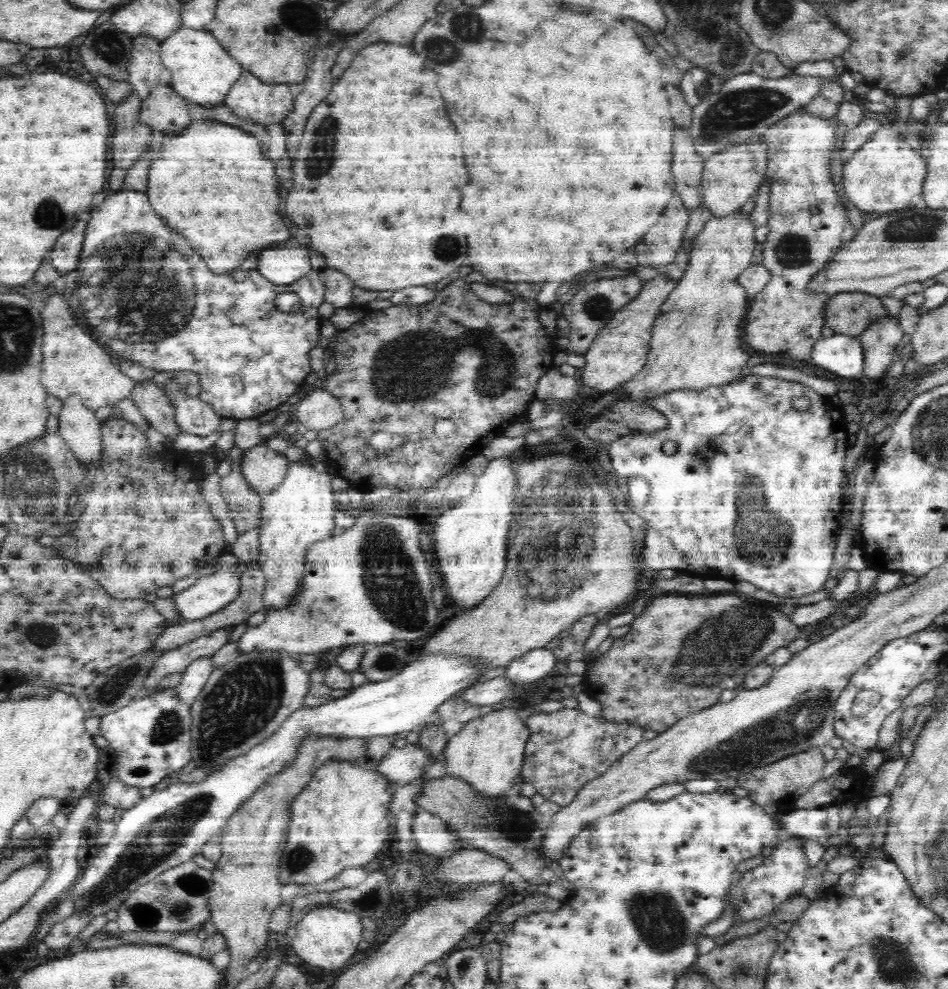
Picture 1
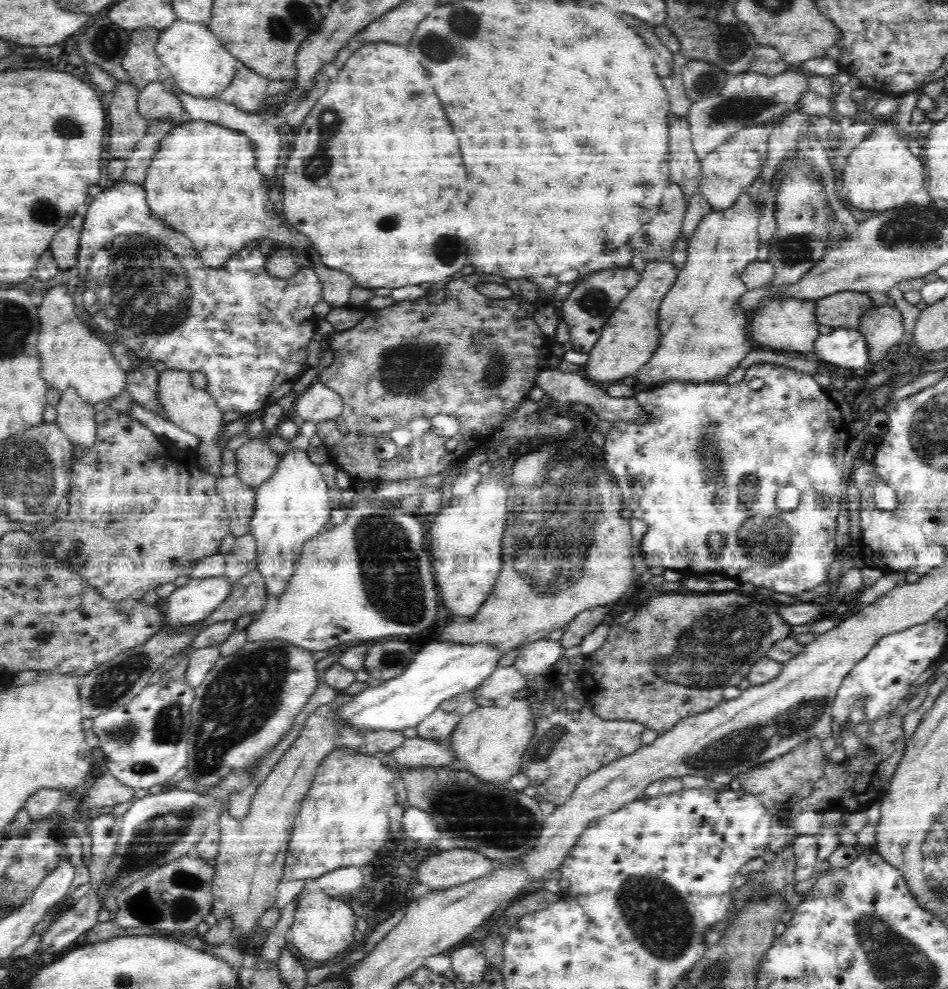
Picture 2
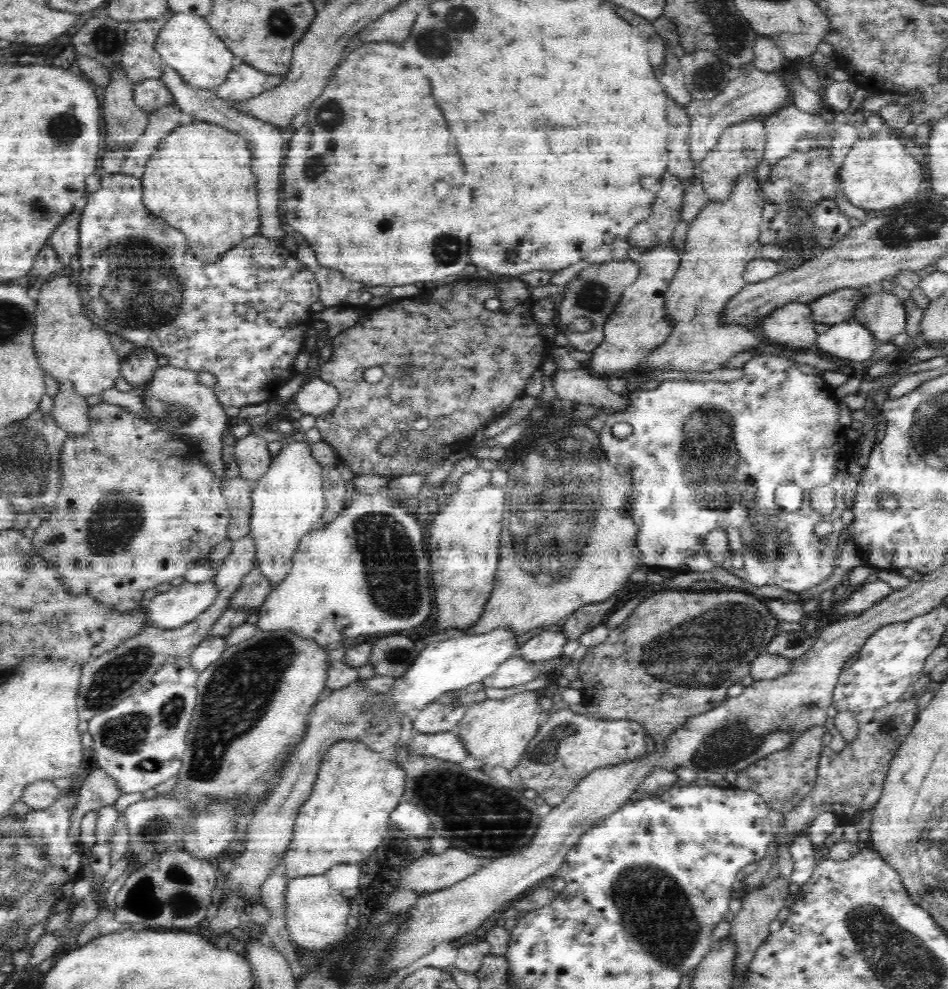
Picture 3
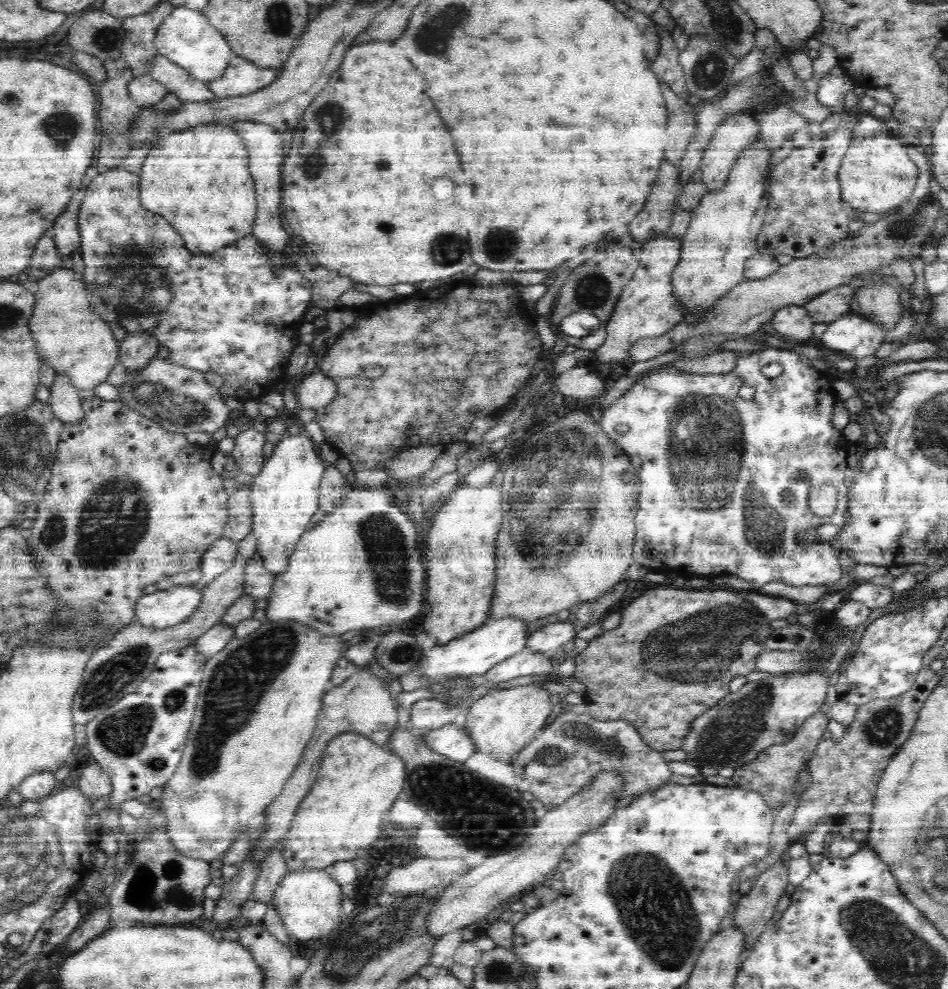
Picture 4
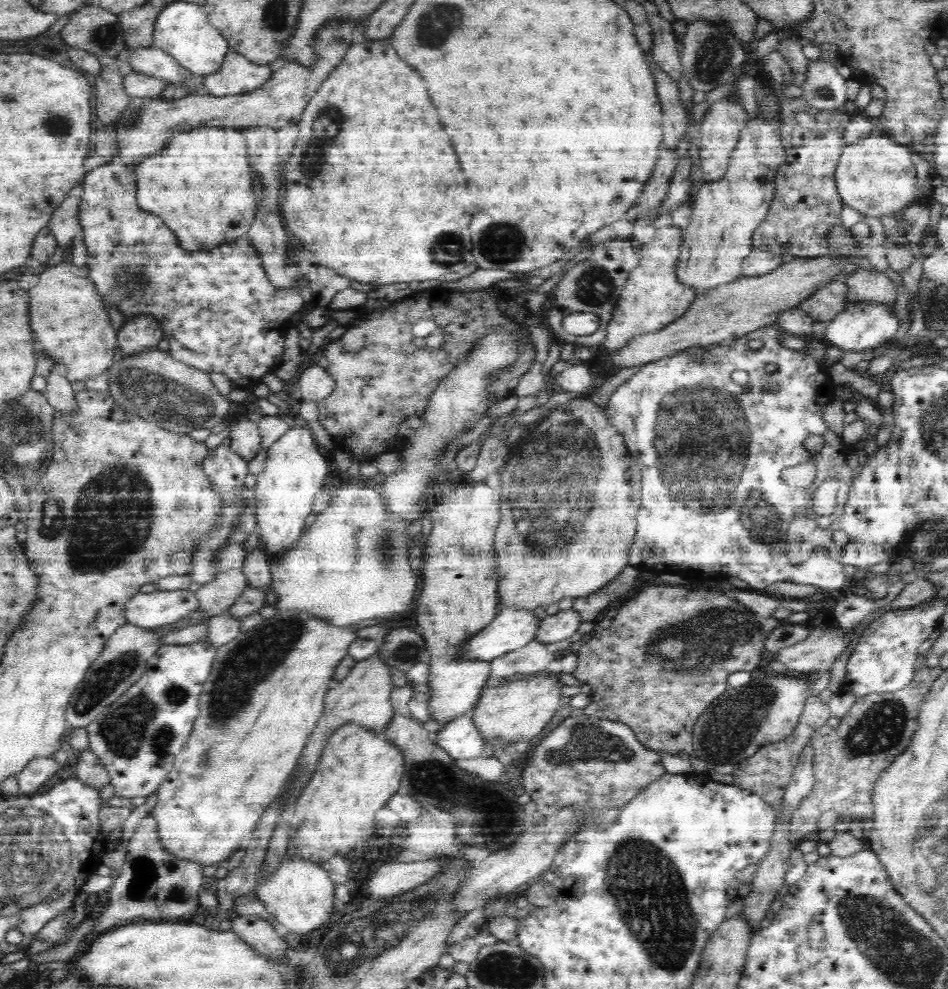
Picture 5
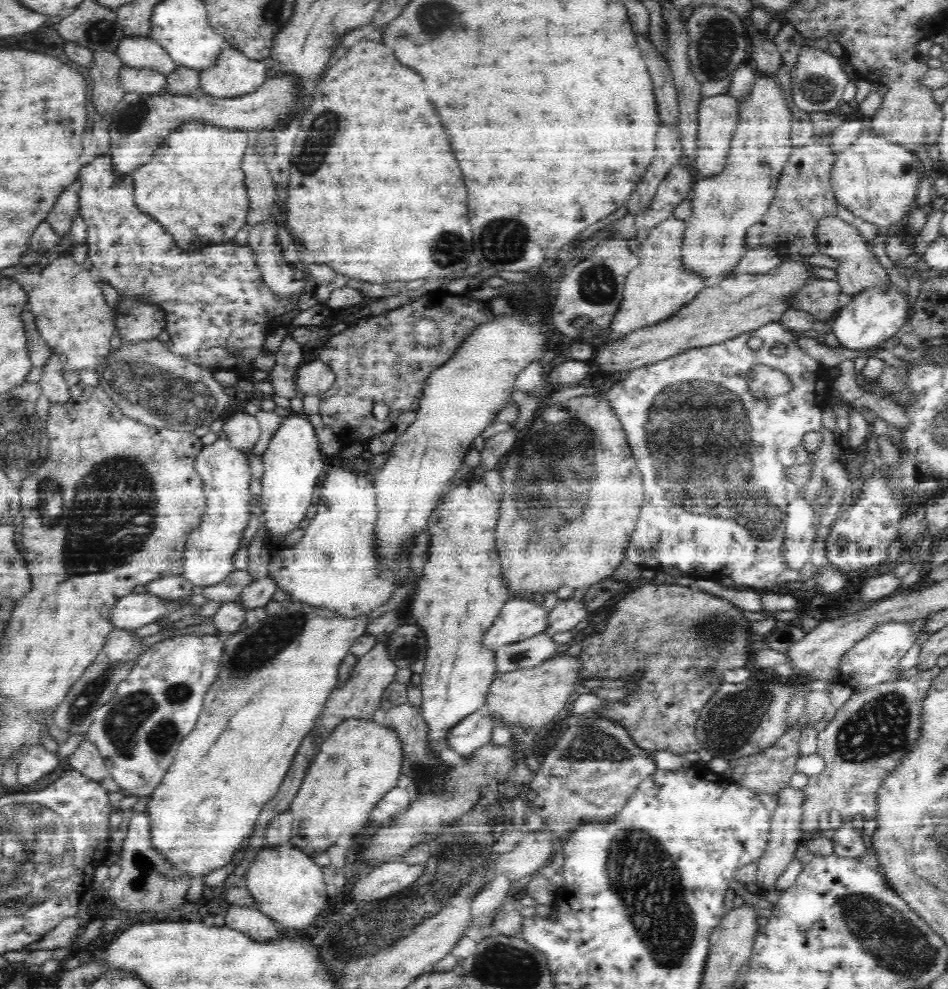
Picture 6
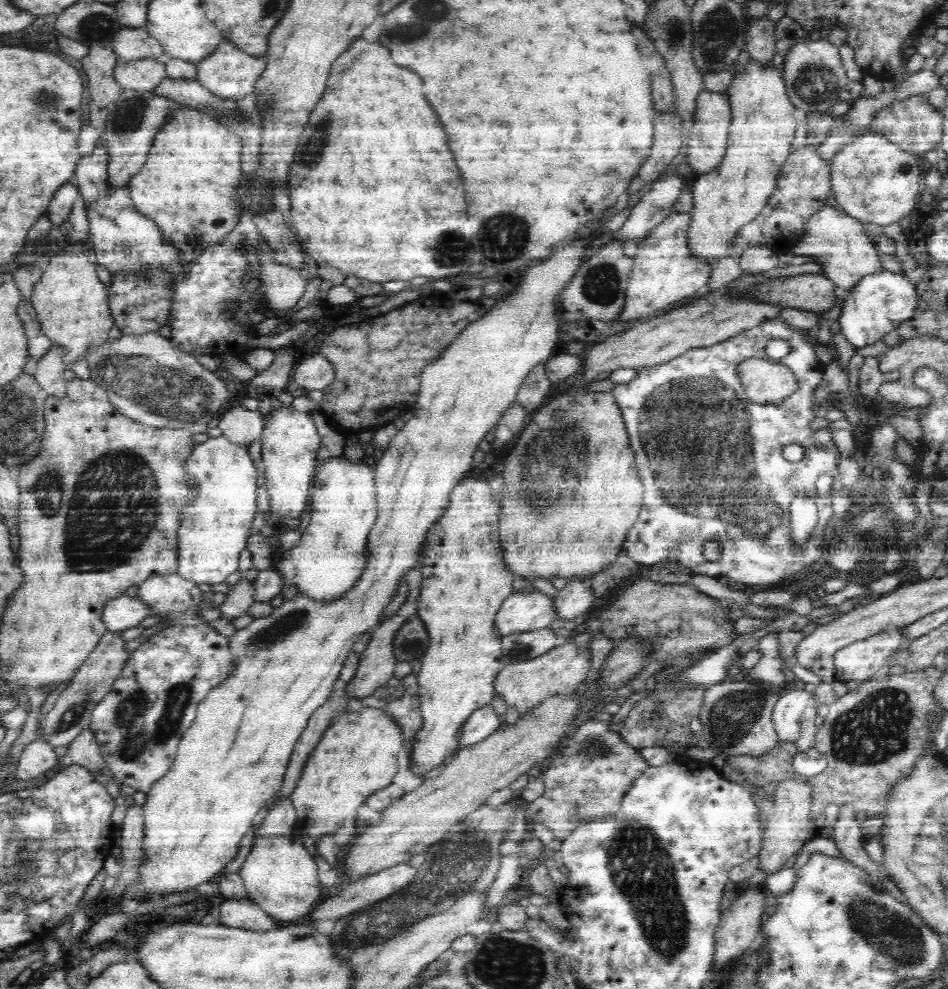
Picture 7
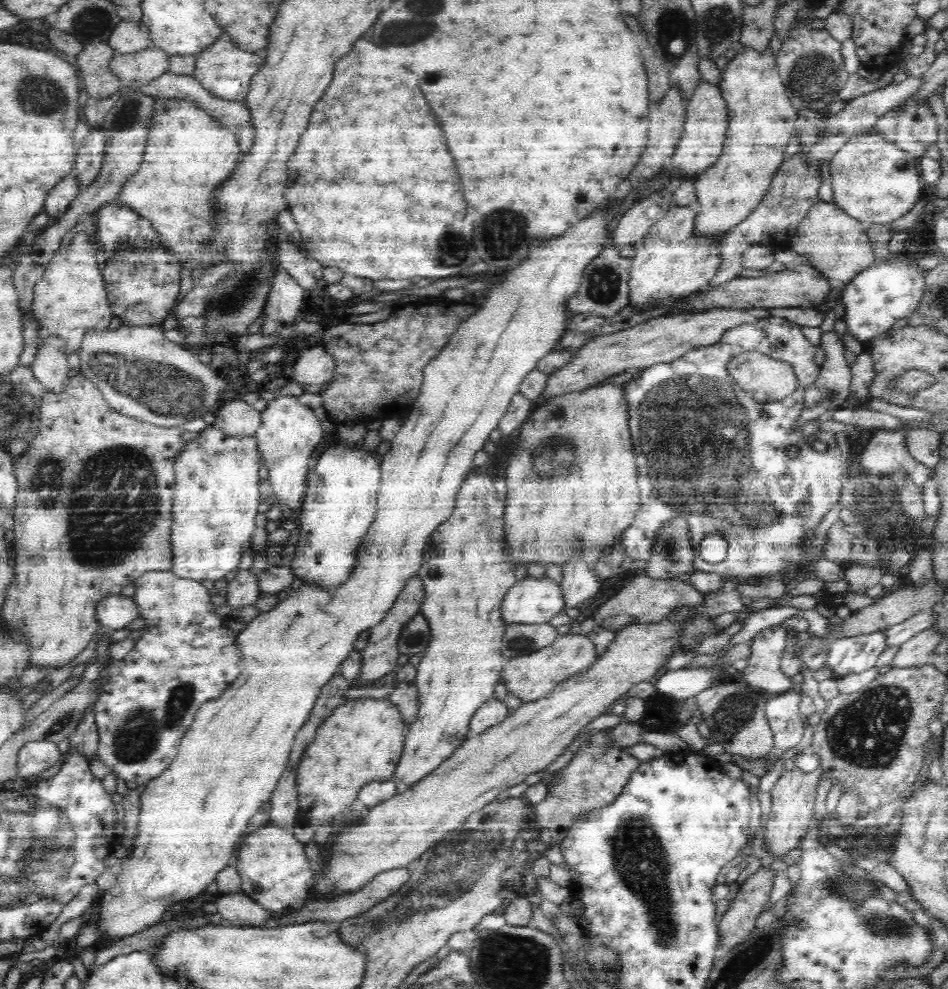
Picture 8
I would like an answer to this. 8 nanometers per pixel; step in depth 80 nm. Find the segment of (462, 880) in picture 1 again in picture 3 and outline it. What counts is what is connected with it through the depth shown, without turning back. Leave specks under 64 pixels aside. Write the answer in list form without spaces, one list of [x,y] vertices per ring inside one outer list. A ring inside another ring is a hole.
[[[459,849],[446,850],[442,856],[425,855],[406,865],[406,870],[402,871],[399,889],[413,890],[420,894],[439,891],[449,888],[462,880],[465,880],[473,873],[479,872],[484,867],[484,858],[474,857]]]

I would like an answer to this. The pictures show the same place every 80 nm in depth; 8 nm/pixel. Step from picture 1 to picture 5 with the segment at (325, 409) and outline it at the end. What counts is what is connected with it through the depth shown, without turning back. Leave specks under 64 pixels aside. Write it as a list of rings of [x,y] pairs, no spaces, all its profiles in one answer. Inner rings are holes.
[[[319,365],[310,366],[300,370],[296,380],[297,399],[318,403],[333,394],[335,384],[335,378],[326,369]]]

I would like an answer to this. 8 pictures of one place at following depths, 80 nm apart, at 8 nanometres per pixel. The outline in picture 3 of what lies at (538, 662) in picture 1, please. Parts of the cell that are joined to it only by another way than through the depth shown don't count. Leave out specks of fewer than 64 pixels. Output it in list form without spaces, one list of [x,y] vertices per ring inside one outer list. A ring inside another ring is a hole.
[[[546,628],[528,636],[520,647],[518,655],[524,660],[548,662],[563,654],[562,648],[567,641],[563,631],[555,633]]]

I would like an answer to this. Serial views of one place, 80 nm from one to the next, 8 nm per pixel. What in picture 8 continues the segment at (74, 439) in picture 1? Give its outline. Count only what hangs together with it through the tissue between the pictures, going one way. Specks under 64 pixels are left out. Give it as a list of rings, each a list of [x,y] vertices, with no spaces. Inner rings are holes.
[[[46,335],[35,355],[31,369],[47,392],[60,393],[66,388],[70,370],[66,346],[64,339]]]

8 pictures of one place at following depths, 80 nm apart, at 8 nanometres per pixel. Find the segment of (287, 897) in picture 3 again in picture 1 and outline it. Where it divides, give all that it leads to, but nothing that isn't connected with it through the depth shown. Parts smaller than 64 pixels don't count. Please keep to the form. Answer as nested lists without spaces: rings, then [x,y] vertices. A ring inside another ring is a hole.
[[[318,907],[308,909],[308,912],[292,931],[294,952],[304,963],[314,964],[324,970],[340,970],[359,952],[358,947],[362,942],[364,930],[360,917],[347,909],[334,907]]]

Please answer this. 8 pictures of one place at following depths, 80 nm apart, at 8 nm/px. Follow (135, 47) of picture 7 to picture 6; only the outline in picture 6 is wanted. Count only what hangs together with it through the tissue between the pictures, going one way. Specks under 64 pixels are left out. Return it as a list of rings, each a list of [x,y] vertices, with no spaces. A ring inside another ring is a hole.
[[[125,35],[117,42],[116,54],[125,66],[158,69],[164,75],[172,74],[178,63],[151,37]]]

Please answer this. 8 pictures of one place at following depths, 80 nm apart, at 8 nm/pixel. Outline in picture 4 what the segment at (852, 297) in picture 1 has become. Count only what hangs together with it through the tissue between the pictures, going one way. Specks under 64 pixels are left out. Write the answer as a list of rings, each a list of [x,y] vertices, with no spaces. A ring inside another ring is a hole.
[[[850,284],[837,285],[808,301],[804,308],[814,322],[832,323],[845,313],[851,312],[852,287]]]

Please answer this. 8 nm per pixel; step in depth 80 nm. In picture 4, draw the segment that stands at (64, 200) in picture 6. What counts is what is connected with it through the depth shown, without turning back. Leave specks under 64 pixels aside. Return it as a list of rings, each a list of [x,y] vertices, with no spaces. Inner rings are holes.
[[[83,188],[78,190],[48,232],[48,238],[54,239],[61,260],[67,260],[79,249],[79,214],[85,196]]]

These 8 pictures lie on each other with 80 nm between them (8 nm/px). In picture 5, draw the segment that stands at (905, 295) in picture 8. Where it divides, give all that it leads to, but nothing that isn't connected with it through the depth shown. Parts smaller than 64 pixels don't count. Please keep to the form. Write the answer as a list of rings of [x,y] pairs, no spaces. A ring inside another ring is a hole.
[[[848,302],[846,308],[836,316],[836,319],[827,323],[823,341],[843,351],[860,353],[888,344],[889,340],[894,338],[899,327],[900,321],[894,313],[894,308],[890,308],[887,304]]]

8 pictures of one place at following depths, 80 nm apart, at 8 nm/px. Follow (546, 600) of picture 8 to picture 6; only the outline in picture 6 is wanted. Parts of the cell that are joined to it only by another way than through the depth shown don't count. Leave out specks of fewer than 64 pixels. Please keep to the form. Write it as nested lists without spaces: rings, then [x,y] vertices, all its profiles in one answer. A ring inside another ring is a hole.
[[[528,598],[508,600],[484,636],[484,645],[497,651],[510,641],[524,640],[546,630],[549,614]]]

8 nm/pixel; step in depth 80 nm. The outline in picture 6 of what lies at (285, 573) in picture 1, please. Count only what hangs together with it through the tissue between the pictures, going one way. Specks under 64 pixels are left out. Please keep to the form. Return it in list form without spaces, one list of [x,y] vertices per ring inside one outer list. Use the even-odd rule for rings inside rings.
[[[302,414],[288,416],[288,420],[284,420],[270,446],[267,446],[266,452],[261,456],[264,473],[261,477],[261,504],[257,512],[269,533],[267,542],[285,538],[286,534],[295,532],[298,524],[304,520],[308,508],[313,504],[312,498],[315,498],[316,482],[324,472],[322,454],[314,427],[308,422],[308,418],[302,418]]]

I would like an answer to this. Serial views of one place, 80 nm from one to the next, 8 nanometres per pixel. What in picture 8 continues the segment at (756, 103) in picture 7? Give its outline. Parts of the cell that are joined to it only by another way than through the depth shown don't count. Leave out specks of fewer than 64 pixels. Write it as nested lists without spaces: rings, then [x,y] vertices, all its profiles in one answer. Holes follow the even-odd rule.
[[[770,47],[764,52],[746,50],[738,54],[724,70],[724,82],[719,89],[722,90],[721,95],[726,101],[729,114],[723,151],[717,157],[716,164],[712,164],[699,174],[694,186],[698,202],[696,231],[706,237],[720,237],[722,242],[722,238],[730,232],[730,228],[734,228],[736,224],[750,216],[764,198],[764,194],[770,190],[772,177],[784,162],[784,152],[794,135],[798,114],[785,94],[785,86]]]

